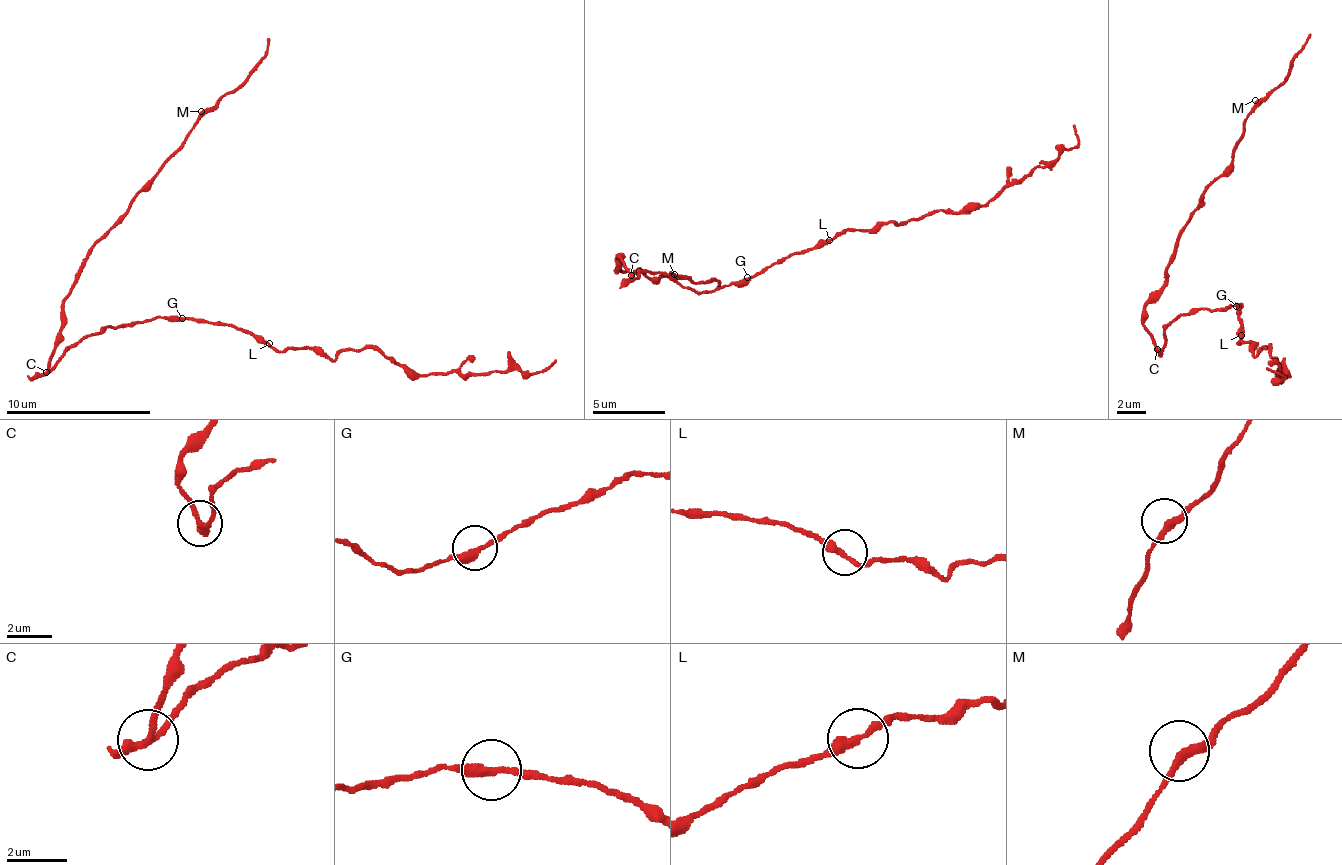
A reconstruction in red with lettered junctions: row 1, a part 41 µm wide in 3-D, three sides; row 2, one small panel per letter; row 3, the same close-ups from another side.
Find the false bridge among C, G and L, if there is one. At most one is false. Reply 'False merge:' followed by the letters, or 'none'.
False merge: C

